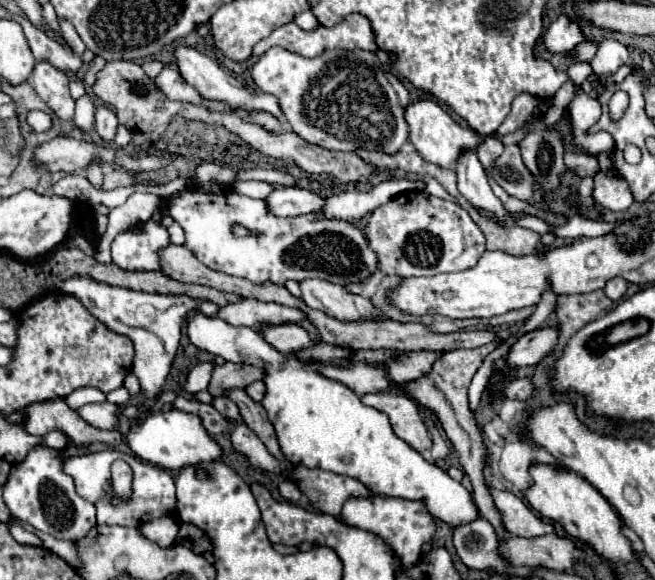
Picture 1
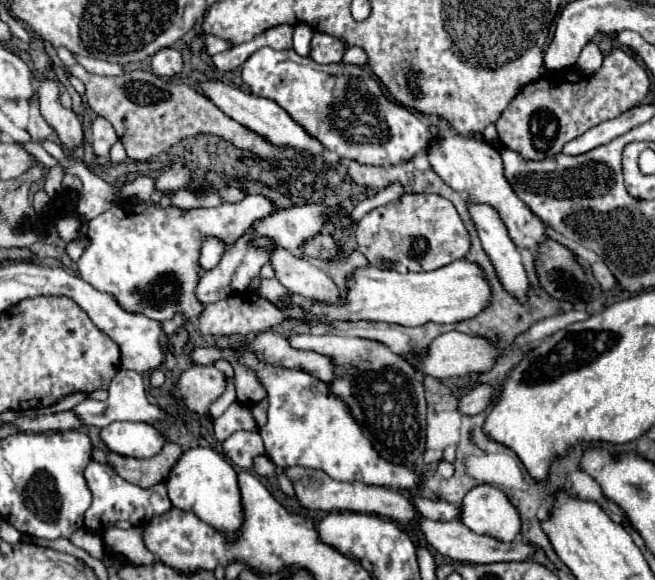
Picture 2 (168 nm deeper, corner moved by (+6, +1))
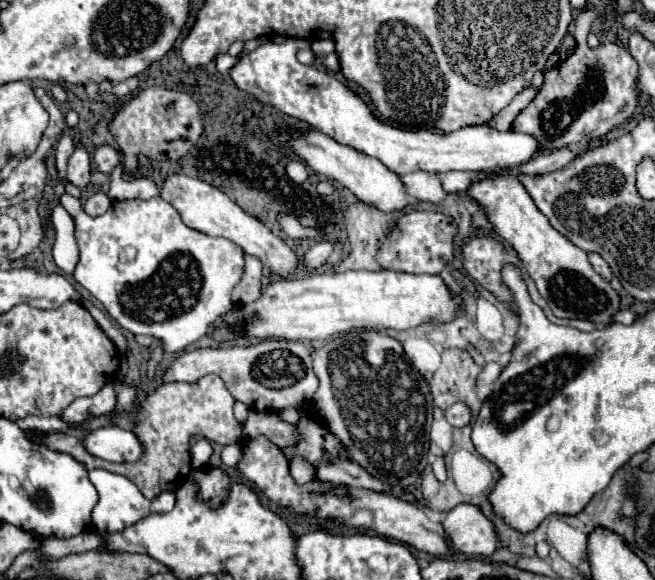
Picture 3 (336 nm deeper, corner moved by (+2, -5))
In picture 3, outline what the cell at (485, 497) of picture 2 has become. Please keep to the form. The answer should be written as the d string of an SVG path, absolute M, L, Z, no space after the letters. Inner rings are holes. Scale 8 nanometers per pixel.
M472 504L452 508L442 520L450 550L470 556L490 556L498 546L494 524Z

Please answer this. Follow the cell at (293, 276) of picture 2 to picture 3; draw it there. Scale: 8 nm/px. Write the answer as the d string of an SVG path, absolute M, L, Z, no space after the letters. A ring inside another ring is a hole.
M172 174L162 184L162 198L174 206L174 210L180 214L182 222L188 228L194 228L208 236L224 236L232 242L236 242L246 254L252 254L262 260L262 264L272 268L272 274L290 278L294 276L296 268L300 266L300 260L294 256L294 252L284 244L282 238L272 234L260 220L246 214L236 202L232 202L222 190L218 190L212 184L200 182L198 178L188 178L182 174Z

